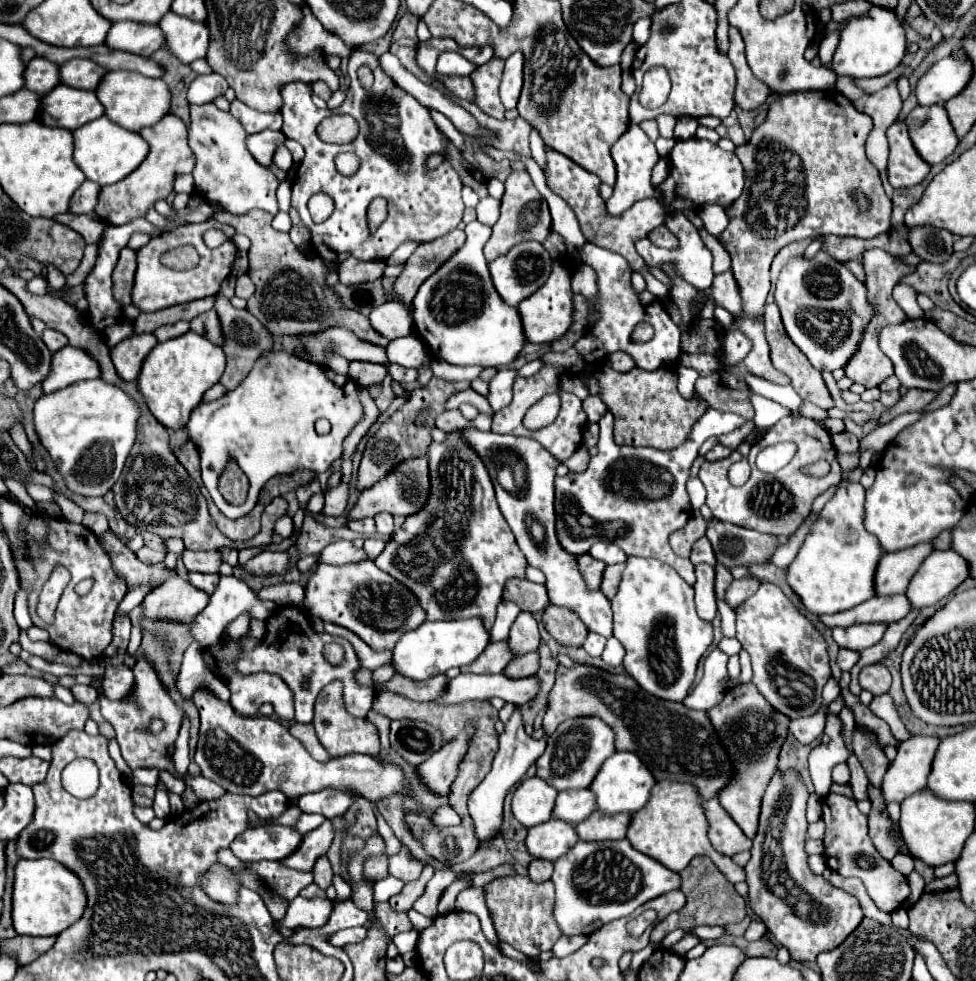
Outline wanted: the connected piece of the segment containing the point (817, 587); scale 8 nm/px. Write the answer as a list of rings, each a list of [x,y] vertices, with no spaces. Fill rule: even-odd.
[[[843,479],[811,525],[797,557],[785,569],[787,585],[797,593],[803,607],[815,615],[851,609],[875,595],[873,575],[883,551],[879,541],[863,527],[863,503],[863,485]]]

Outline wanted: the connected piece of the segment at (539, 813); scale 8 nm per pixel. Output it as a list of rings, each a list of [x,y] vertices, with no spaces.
[[[531,777],[519,783],[519,787],[515,789],[511,811],[521,825],[533,827],[551,819],[555,797],[557,791],[551,785],[547,785],[539,777]]]

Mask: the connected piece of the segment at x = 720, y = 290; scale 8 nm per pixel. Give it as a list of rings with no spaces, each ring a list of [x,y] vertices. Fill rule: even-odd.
[[[731,271],[715,275],[711,293],[713,293],[717,305],[727,309],[737,321],[739,321],[739,317],[743,317],[743,301],[739,297],[739,287],[735,285],[735,277]]]

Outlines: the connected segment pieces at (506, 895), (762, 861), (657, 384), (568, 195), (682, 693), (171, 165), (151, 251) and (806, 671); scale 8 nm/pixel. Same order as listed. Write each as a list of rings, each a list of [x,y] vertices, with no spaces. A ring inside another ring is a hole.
[[[509,875],[509,877],[497,877],[485,885],[485,903],[491,913],[499,939],[531,959],[537,959],[543,951],[549,951],[561,935],[553,919],[553,899],[555,891],[551,881],[537,885],[529,877]]]
[[[797,769],[775,771],[761,801],[759,829],[753,837],[751,859],[745,865],[751,909],[767,925],[773,939],[789,949],[795,961],[815,961],[821,951],[841,945],[863,921],[855,897],[809,871],[803,849],[807,841],[807,799],[809,789]]]
[[[601,365],[595,369],[593,375],[599,379],[601,399],[605,403],[611,403],[609,409],[615,415],[613,437],[617,445],[647,445],[657,449],[673,449],[687,439],[691,425],[707,409],[703,401],[683,399],[681,405],[675,371],[667,365],[659,367],[657,371],[643,371],[635,367],[629,373],[617,373],[611,367]]]
[[[545,147],[545,159],[547,159],[547,163],[545,163],[547,185],[549,185],[549,189],[555,195],[559,195],[573,209],[573,213],[575,213],[575,217],[577,217],[577,221],[581,225],[583,237],[589,243],[595,243],[595,245],[601,245],[601,247],[605,247],[609,251],[619,253],[621,257],[625,257],[629,261],[629,265],[635,271],[643,271],[645,273],[647,265],[637,255],[635,243],[640,239],[646,238],[655,227],[659,227],[663,223],[663,209],[661,209],[659,201],[657,199],[637,201],[622,215],[613,217],[606,212],[605,201],[599,195],[599,185],[601,185],[599,177],[595,177],[593,173],[585,171],[583,167],[579,167],[567,155],[555,153],[553,149],[547,149],[547,147]]]
[[[629,557],[617,595],[611,599],[613,635],[625,647],[623,667],[647,693],[665,701],[683,701],[695,681],[701,655],[713,643],[711,623],[697,617],[693,587],[667,563]]]
[[[167,113],[159,123],[151,125],[147,129],[141,129],[139,135],[151,147],[147,161],[143,161],[143,165],[139,169],[135,169],[135,173],[131,173],[131,177],[125,177],[123,181],[119,181],[115,185],[105,185],[99,193],[99,203],[95,207],[95,213],[109,225],[125,225],[127,221],[145,217],[147,209],[151,209],[155,205],[155,201],[165,199],[173,191],[175,175],[191,173],[191,169],[195,165],[193,151],[187,145],[187,137],[185,137],[185,125],[173,113]]]
[[[203,221],[203,223],[187,223],[187,225],[181,225],[179,229],[175,229],[171,233],[151,237],[151,241],[137,251],[137,273],[135,273],[135,287],[131,293],[133,305],[139,311],[159,311],[159,309],[165,309],[171,305],[179,305],[179,303],[187,303],[187,301],[195,301],[195,299],[215,295],[221,287],[221,281],[231,273],[231,265],[233,265],[235,251],[237,251],[235,245],[231,243],[233,235],[235,235],[235,229],[229,225],[221,225],[217,221]],[[209,229],[221,229],[227,235],[227,241],[217,249],[209,249],[203,243],[203,233]],[[187,243],[195,245],[195,249],[201,257],[197,267],[193,267],[191,271],[175,271],[175,269],[161,265],[163,253],[177,249],[177,247],[183,247]]]
[[[761,583],[759,591],[735,609],[735,615],[737,639],[751,655],[757,689],[777,711],[791,719],[813,715],[821,705],[821,689],[831,677],[827,645],[821,633],[773,583]]]

